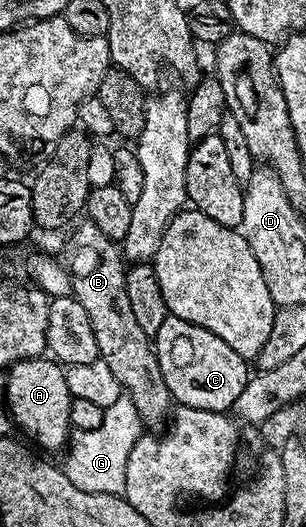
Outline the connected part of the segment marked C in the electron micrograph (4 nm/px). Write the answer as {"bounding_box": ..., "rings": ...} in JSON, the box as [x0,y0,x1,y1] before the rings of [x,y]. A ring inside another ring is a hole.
{"bounding_box":[154,314,250,412],"rings":[[[168,314],[154,336],[154,346],[162,377],[179,406],[222,412],[235,408],[250,378],[249,364],[222,337]]]}

